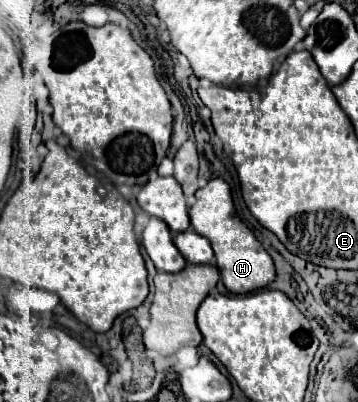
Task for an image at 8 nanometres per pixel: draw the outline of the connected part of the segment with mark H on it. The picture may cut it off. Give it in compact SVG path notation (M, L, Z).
M213 178L207 182L205 188L199 188L195 192L195 198L197 202L189 210L191 226L195 232L199 232L211 242L215 258L217 258L217 268L219 268L225 288L233 294L249 294L249 292L269 286L275 280L273 260L263 250L261 242L257 242L253 232L237 216L229 184L221 178Z

